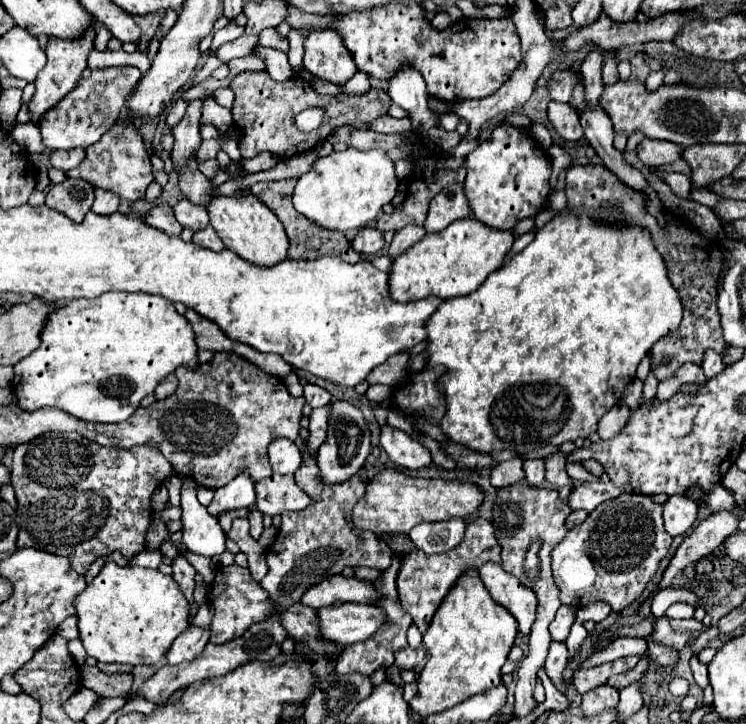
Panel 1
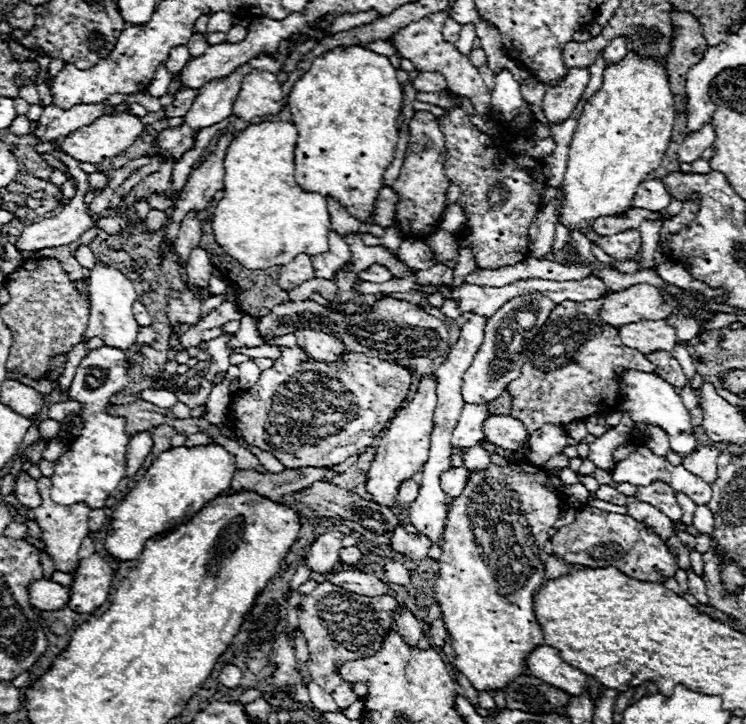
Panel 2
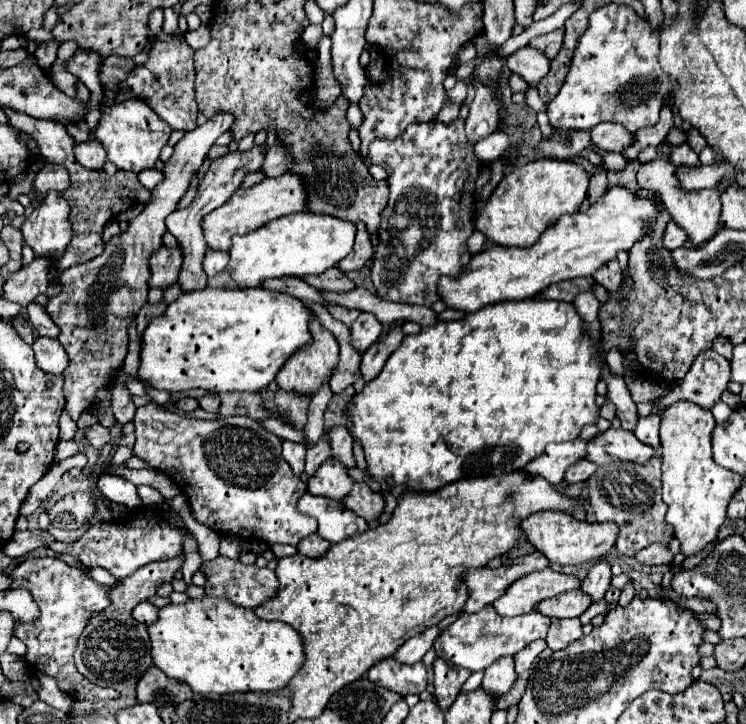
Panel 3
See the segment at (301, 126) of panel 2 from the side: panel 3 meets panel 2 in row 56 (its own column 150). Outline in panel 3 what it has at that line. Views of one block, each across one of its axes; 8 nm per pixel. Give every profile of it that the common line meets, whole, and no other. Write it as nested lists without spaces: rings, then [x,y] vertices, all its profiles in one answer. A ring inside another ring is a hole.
[[[204,288],[180,294],[168,304],[162,316],[152,316],[144,334],[140,350],[138,380],[156,390],[182,392],[202,388],[210,392],[230,392],[242,388],[266,388],[282,368],[282,364],[304,344],[312,342],[308,332],[308,318],[314,314],[302,306],[300,300],[284,292],[270,292],[264,288]]]

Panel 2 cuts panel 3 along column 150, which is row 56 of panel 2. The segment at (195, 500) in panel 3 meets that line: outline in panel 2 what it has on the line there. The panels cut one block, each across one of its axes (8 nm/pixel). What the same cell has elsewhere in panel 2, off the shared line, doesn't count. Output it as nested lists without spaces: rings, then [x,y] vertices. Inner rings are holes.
[[[446,12],[428,14],[422,20],[412,22],[408,26],[404,26],[402,30],[398,30],[396,34],[392,34],[390,42],[392,42],[392,46],[398,50],[398,54],[402,58],[408,58],[414,64],[414,68],[418,72],[440,72],[446,78],[446,84],[448,84],[450,92],[468,98],[478,114],[488,114],[490,94],[486,90],[486,84],[484,84],[478,68],[474,68],[470,64],[468,56],[460,54],[458,50],[446,50],[446,42],[442,38],[444,20],[446,20]]]

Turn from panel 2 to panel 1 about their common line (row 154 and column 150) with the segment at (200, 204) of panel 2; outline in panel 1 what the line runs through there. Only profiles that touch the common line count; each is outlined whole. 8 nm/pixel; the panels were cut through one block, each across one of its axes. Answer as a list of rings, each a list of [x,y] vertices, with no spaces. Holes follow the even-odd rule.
[[[158,204],[152,210],[148,210],[148,214],[144,216],[144,222],[166,232],[166,234],[170,234],[170,236],[180,236],[180,232],[182,232],[182,226],[174,218],[174,212],[168,204]]]

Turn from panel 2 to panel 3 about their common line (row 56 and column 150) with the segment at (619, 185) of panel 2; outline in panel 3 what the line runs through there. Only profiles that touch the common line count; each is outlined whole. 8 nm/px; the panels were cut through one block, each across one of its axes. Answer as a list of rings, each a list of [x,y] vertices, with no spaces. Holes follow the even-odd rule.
[[[188,598],[184,604],[168,604],[158,610],[158,620],[148,626],[152,642],[152,662],[166,676],[186,682],[200,694],[234,694],[234,692],[274,692],[284,688],[304,664],[302,638],[284,622],[260,620],[254,610],[240,608],[226,598]]]

